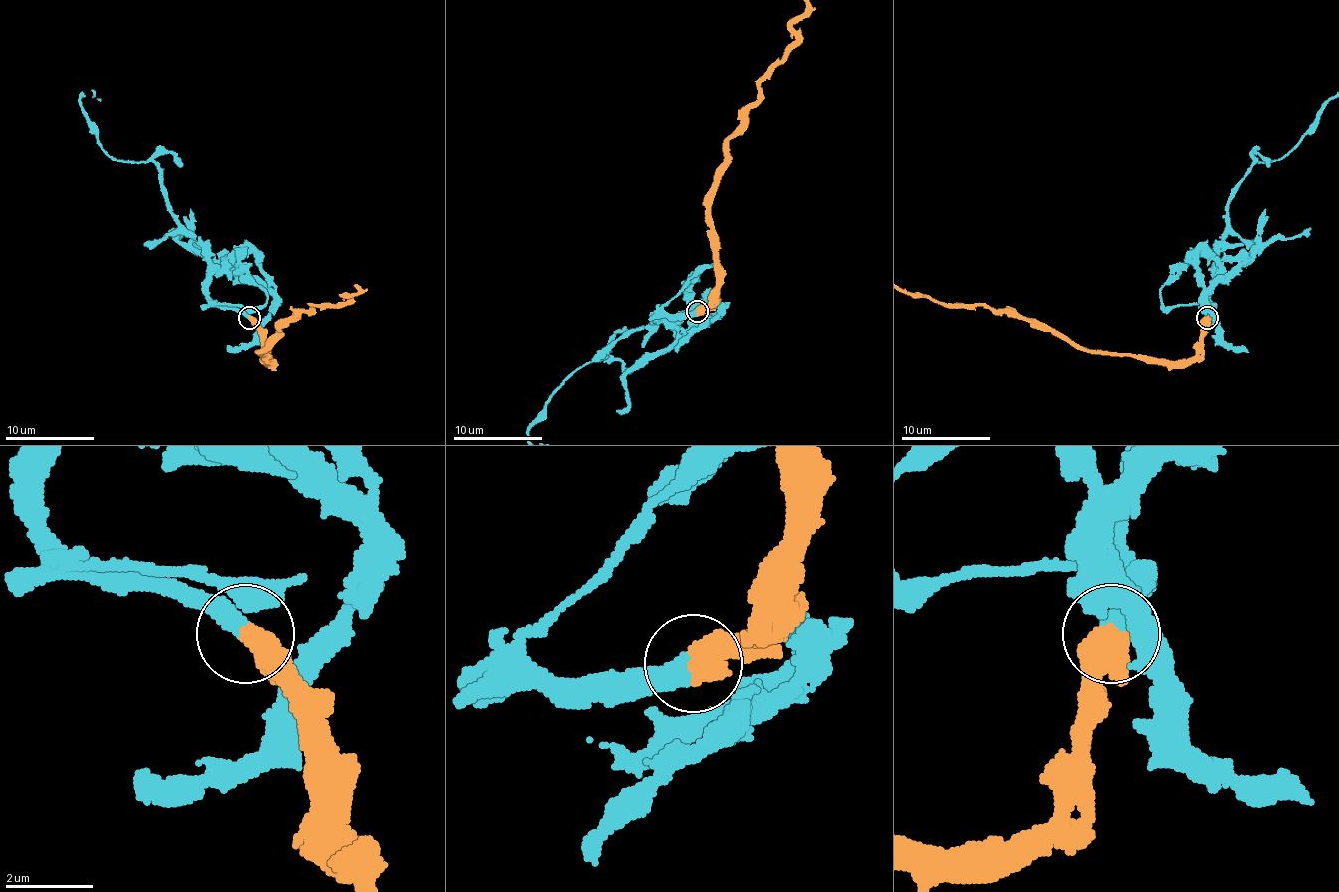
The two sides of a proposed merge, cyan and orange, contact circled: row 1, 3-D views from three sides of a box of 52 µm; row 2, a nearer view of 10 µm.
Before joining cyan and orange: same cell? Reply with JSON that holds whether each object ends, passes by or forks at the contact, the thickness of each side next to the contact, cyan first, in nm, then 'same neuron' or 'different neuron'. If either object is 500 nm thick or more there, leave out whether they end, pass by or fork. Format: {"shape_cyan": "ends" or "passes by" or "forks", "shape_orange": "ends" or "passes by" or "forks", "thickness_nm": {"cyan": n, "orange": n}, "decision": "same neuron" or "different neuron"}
{"shape_cyan": "passes by", "shape_orange": "passes by", "thickness_nm": {"cyan": 320, "orange": 420}, "decision": "same neuron"}

